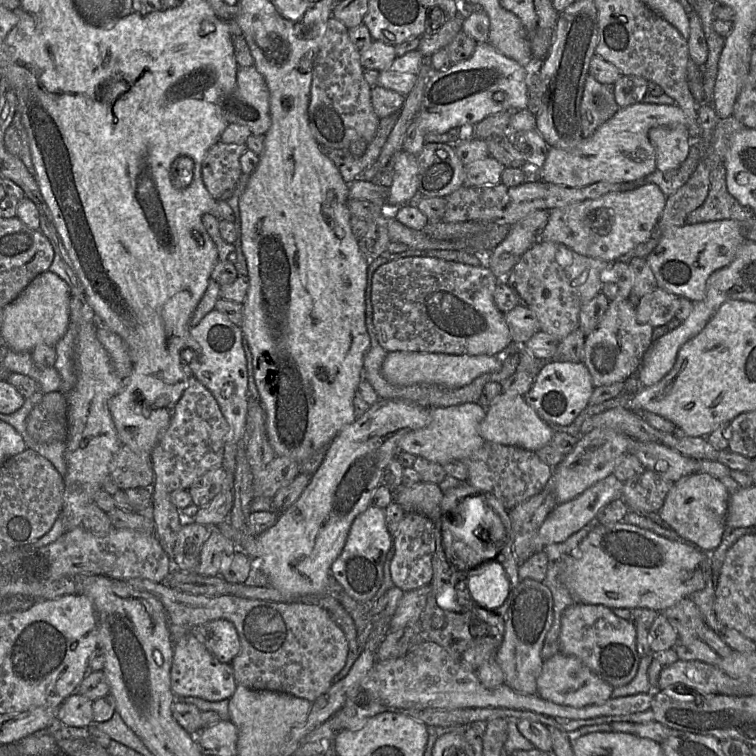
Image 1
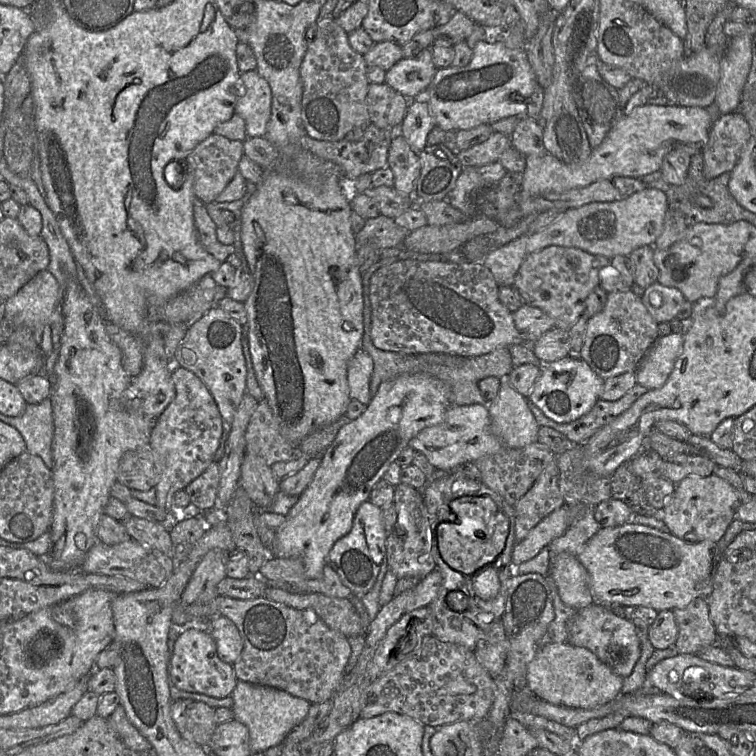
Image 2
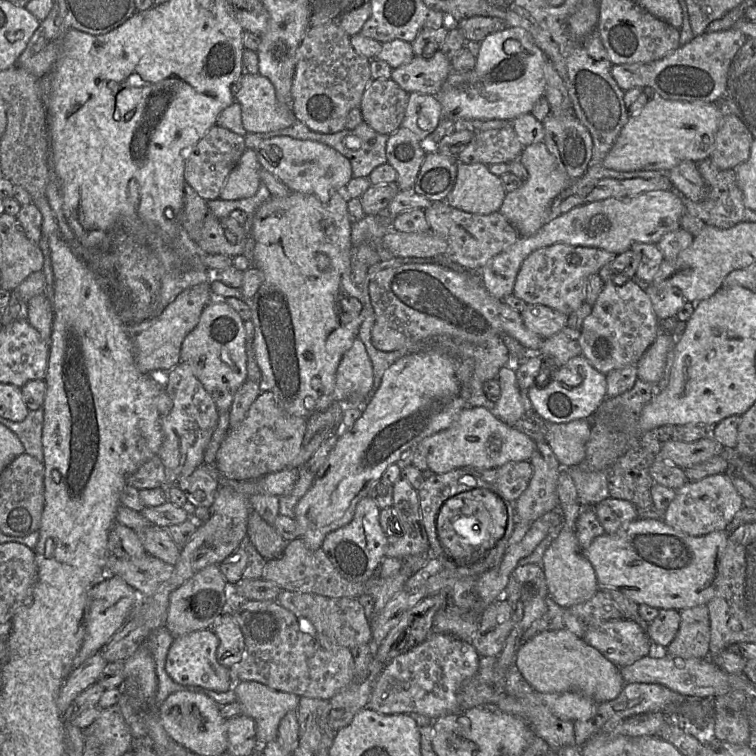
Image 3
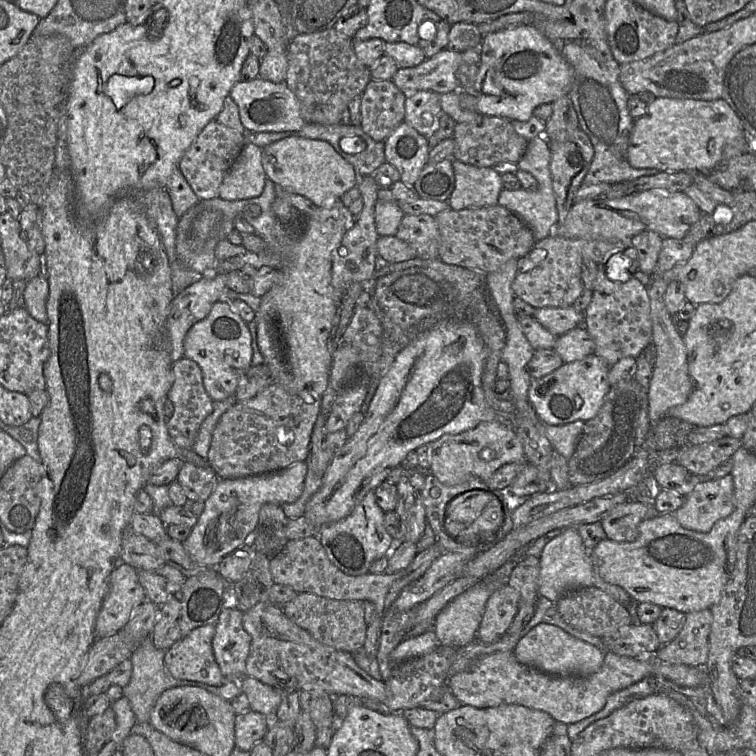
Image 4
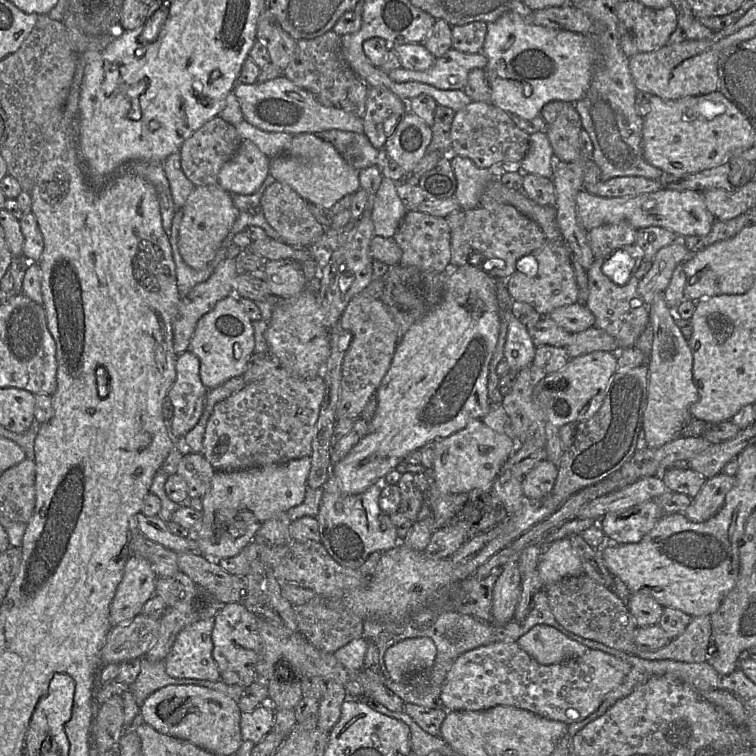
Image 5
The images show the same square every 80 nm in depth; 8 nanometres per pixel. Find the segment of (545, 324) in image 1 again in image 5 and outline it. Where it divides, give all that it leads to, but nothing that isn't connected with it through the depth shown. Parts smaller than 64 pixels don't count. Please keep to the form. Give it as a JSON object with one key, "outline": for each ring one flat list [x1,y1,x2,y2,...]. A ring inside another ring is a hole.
{"outline":[[628,222,605,224,588,232,594,258,606,258,615,250,635,244,637,230],[548,239,540,248,518,259,506,287,513,300,529,304,543,317,556,308,576,303,578,286,567,244,561,239]]}

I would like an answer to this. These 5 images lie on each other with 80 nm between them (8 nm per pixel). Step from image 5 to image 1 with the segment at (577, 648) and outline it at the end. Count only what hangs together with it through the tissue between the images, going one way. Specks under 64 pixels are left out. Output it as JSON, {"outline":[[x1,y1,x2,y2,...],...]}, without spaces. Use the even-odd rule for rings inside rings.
{"outline":[[561,652,543,662,537,679,537,695,549,702,575,708,603,704,609,699,614,688,593,673,578,658]]}

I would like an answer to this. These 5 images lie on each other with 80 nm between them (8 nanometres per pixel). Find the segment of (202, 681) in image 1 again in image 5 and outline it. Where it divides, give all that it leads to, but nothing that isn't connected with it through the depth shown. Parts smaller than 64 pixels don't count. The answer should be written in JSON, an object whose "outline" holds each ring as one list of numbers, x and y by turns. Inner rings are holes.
{"outline":[[214,618,183,628,165,657,165,669,172,678,218,681,220,672,213,658]]}

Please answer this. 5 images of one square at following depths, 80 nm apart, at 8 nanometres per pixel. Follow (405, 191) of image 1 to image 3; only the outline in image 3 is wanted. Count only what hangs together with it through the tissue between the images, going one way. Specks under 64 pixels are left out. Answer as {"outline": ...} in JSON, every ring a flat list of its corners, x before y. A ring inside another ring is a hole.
{"outline":[[405,127,389,135,386,157,397,172,396,184,400,191,413,190,426,153,416,134]]}

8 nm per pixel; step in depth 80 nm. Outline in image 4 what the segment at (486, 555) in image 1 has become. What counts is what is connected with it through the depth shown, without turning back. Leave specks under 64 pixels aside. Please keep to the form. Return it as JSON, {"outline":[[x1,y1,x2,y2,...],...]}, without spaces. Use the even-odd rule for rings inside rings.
{"outline":[[473,489,452,499,445,510,445,531,466,545,488,546,496,542,496,533,504,523,504,510,498,496,489,490]]}

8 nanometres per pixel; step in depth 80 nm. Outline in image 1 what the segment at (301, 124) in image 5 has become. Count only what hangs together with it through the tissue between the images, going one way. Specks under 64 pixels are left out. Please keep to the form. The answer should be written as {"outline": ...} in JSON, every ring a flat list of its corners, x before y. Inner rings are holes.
{"outline":[[255,65,238,68,236,87,223,100,223,114,229,123,245,125,254,135,265,135,271,127,270,91]]}

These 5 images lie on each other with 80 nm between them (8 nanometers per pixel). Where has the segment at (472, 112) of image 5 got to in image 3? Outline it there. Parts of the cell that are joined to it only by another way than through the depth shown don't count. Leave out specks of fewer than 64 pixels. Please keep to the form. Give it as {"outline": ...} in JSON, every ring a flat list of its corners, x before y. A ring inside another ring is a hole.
{"outline":[[509,125,501,129,474,131,473,139,457,158,464,164,510,163,519,159,524,147,513,126]]}

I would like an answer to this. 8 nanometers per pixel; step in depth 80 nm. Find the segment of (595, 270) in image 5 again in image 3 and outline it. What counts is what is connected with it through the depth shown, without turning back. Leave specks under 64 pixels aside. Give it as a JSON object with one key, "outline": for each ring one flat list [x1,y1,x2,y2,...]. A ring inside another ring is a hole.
{"outline":[[632,279,622,285,605,283,591,313,583,322,580,336,582,355,591,365,603,374,628,365,637,365,646,350,652,345,660,333,660,320,653,311,651,300,638,284]]}

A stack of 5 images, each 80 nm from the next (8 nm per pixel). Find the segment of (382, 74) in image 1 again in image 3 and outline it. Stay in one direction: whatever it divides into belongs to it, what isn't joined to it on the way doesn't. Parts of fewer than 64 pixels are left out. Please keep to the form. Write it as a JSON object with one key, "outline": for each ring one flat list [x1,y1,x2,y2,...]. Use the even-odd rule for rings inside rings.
{"outline":[[438,50,430,58,415,56,409,63,394,68,391,79,407,93,436,95,451,72,451,60]]}

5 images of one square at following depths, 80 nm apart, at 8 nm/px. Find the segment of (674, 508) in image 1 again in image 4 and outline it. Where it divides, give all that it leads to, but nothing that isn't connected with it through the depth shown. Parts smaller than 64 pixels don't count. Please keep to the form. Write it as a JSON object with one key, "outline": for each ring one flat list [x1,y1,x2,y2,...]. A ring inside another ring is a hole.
{"outline":[[730,474,715,479,702,479,684,496,684,504,673,514,688,530,706,533,719,520,734,510,734,481]]}

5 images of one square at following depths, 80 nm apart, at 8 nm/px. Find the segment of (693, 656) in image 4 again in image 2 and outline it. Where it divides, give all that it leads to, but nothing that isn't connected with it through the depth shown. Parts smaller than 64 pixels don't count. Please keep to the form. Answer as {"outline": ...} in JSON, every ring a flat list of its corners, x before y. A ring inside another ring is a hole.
{"outline":[[696,598,685,608,672,611,678,627,673,648,678,654,695,655,708,646,716,646,716,629,705,598]]}

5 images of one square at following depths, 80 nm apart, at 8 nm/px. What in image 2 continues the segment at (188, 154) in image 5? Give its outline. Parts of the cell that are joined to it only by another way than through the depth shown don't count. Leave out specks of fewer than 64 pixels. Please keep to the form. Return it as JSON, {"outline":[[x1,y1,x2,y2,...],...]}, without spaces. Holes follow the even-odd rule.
{"outline":[[215,132,200,142,191,152,196,162,194,181,196,196,206,204,216,202,216,198,239,172,239,162,244,155,244,142,228,139]]}

